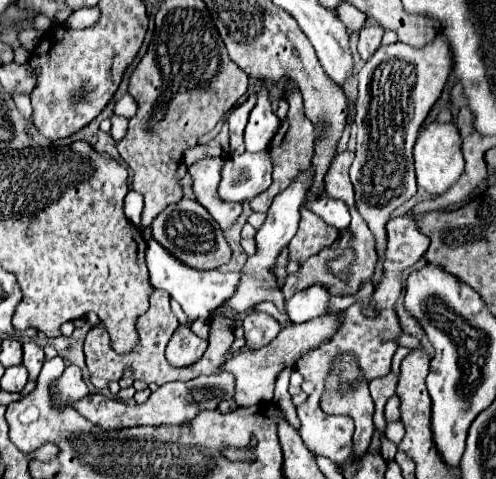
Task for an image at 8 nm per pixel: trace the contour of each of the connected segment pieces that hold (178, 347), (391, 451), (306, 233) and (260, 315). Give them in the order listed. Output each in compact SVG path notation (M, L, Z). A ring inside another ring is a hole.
M180 326L170 342L168 342L168 350L166 350L166 358L170 358L170 364L174 366L186 366L186 364L194 364L194 360L198 360L198 356L202 356L202 352L206 350L206 340L196 336L190 326Z
M386 437L381 438L380 452L384 460L393 461L398 450L398 446L388 440Z
M302 208L302 218L296 236L290 240L290 258L304 262L306 258L318 254L324 246L330 246L338 238L338 230L330 228L322 218L314 216L308 208Z
M250 310L246 314L242 326L246 332L246 348L250 348L250 350L264 348L280 332L280 324L276 318L272 318L270 314L264 314L264 312L256 312L256 310Z

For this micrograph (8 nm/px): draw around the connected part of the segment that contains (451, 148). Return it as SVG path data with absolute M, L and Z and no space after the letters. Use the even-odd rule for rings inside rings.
M432 122L428 124L414 146L414 162L416 162L416 176L418 176L418 186L424 188L432 196L440 196L446 192L464 172L464 160L460 152L460 140L458 140L458 130L454 124L438 124Z

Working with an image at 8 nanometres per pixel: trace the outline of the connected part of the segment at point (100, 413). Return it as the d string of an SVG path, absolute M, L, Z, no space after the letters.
M222 372L214 376L198 376L186 382L168 382L162 384L156 392L150 394L150 398L144 404L128 404L116 398L104 398L104 394L90 394L74 408L88 418L92 424L104 428L104 430L118 430L118 428L128 428L128 426L178 426L178 424L188 424L198 416L202 410L216 410L220 402L234 398L234 384L236 378L232 372Z

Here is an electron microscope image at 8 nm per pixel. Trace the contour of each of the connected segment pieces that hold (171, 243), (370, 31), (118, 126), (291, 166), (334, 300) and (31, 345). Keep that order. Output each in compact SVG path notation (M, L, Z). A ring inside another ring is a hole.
M182 198L180 202L170 204L164 212L160 212L152 222L152 238L164 244L164 248L168 248L170 252L174 252L178 260L182 260L184 264L192 264L198 270L218 268L220 264L228 262L232 254L216 220L208 214L202 204L198 204L198 200Z
M376 22L376 24L366 24L362 30L360 30L360 42L358 42L358 52L362 56L362 60L368 60L374 50L380 46L382 42L382 34L384 34L384 28Z
M112 116L112 138L118 142L122 134L126 134L126 128L128 128L128 118L122 118L122 116Z
M292 92L286 96L288 104L290 104L290 110L288 110L288 116L282 120L278 132L274 134L272 142L270 142L270 156L272 156L272 162L274 162L274 172L272 172L272 184L268 190L264 190L262 194L258 194L254 200L250 200L250 206L254 212L268 212L274 196L278 192L282 192L282 188L286 188L290 184L290 180L294 180L294 176L306 168L306 164L310 164L312 160L312 154L314 154L314 124L310 122L310 118L302 112L302 96L300 92Z
M348 294L348 296L332 296L332 298L330 298L330 308L328 308L328 312L346 310L352 302L354 302L354 294Z
M26 342L24 344L24 366L26 366L32 382L36 382L36 378L42 370L42 364L44 364L42 348L36 342Z

